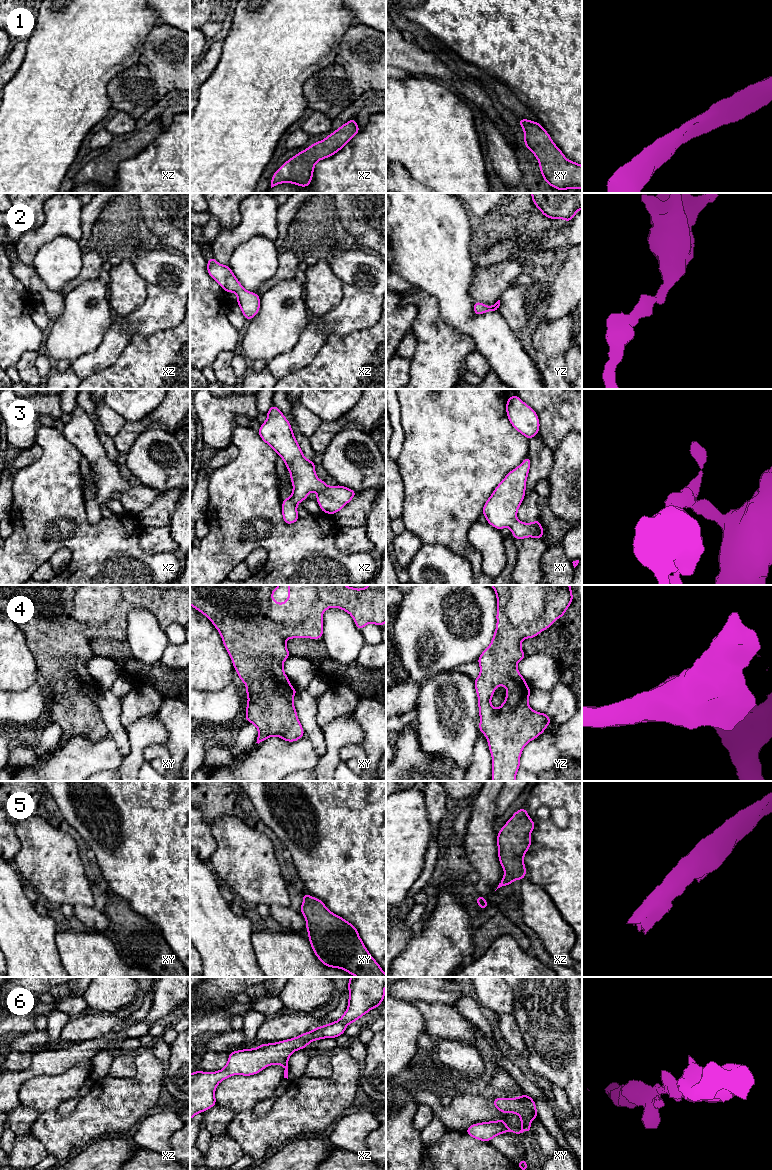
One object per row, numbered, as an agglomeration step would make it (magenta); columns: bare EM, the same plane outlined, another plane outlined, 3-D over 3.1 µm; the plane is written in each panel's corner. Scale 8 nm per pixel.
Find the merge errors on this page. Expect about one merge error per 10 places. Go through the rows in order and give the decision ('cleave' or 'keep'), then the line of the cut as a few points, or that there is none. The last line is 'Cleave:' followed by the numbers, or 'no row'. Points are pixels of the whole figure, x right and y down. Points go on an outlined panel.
1: keep | no cut
2: keep | no cut
3: keep | no cut
4: keep | no cut
5: keep | no cut
6: keep | no cut
Cleave: no row

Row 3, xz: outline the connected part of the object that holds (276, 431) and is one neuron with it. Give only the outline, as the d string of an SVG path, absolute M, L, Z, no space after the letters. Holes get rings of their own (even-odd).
M273 404L266 414L267 420L261 424L258 434L283 459L293 485L291 496L282 501L284 523L294 524L300 518L297 505L311 491L317 493L315 500L324 513L334 515L345 507L357 492L342 485L327 486L319 480L315 463L305 458L284 414Z

